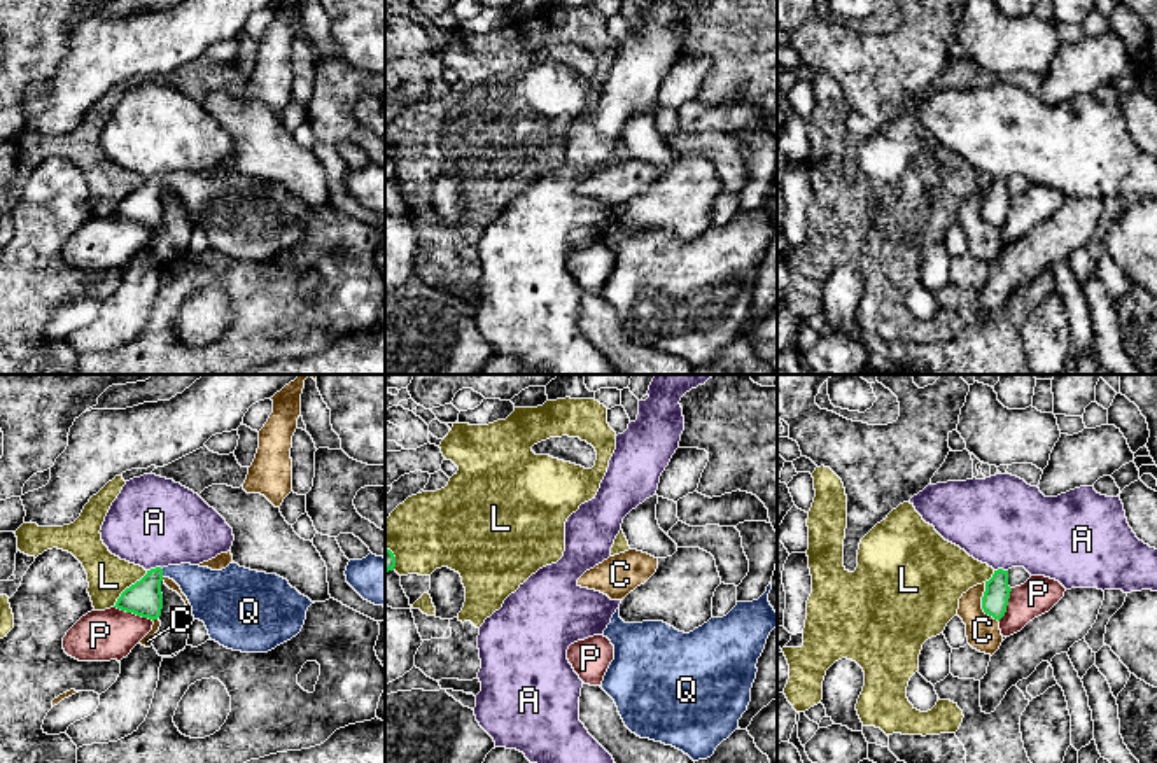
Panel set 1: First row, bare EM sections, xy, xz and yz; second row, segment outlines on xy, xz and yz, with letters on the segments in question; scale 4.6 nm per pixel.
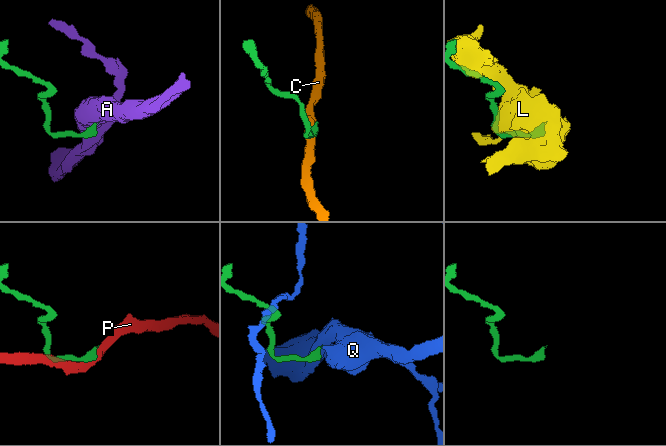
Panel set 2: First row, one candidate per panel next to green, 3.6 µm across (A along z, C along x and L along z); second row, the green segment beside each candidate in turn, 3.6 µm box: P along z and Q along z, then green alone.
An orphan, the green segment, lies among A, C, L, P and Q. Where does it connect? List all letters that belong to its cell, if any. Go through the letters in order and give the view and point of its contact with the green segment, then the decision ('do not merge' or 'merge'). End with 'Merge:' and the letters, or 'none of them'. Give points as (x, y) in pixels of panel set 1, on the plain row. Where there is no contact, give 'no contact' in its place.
A: contact xy (156, 175); do not merge
C: contact yz (982, 212); do not merge
L: contact xy (130, 195); do not merge
P: contact xy (133, 221); do not merge
Q: contact xy (161, 181); merge
Merge: Q

